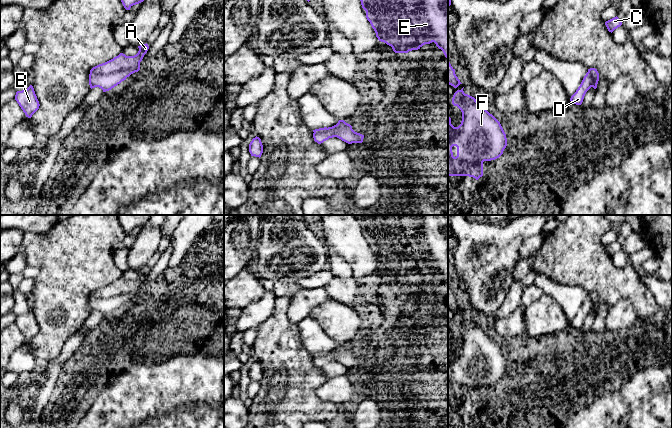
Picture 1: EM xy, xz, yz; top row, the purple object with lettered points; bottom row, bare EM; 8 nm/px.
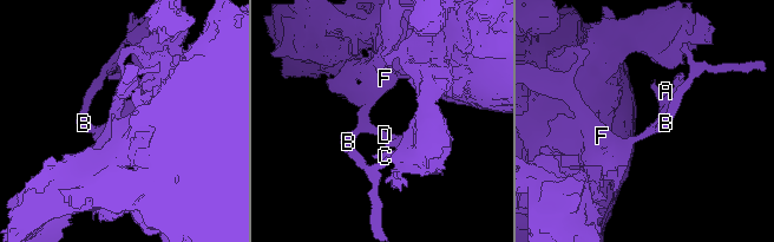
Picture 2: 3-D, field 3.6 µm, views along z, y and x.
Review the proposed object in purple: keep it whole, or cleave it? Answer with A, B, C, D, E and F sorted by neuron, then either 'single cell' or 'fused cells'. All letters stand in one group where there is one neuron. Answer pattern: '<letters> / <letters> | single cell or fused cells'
A C / B D E F | fused cells

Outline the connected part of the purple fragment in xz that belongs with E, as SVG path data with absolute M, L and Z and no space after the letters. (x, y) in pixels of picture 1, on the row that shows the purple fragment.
M360 0L379 41L391 46L395 53L418 50L434 42L448 58L448 0Z

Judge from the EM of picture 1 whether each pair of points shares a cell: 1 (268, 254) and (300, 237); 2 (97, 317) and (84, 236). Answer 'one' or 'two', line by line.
1: one
2: two

